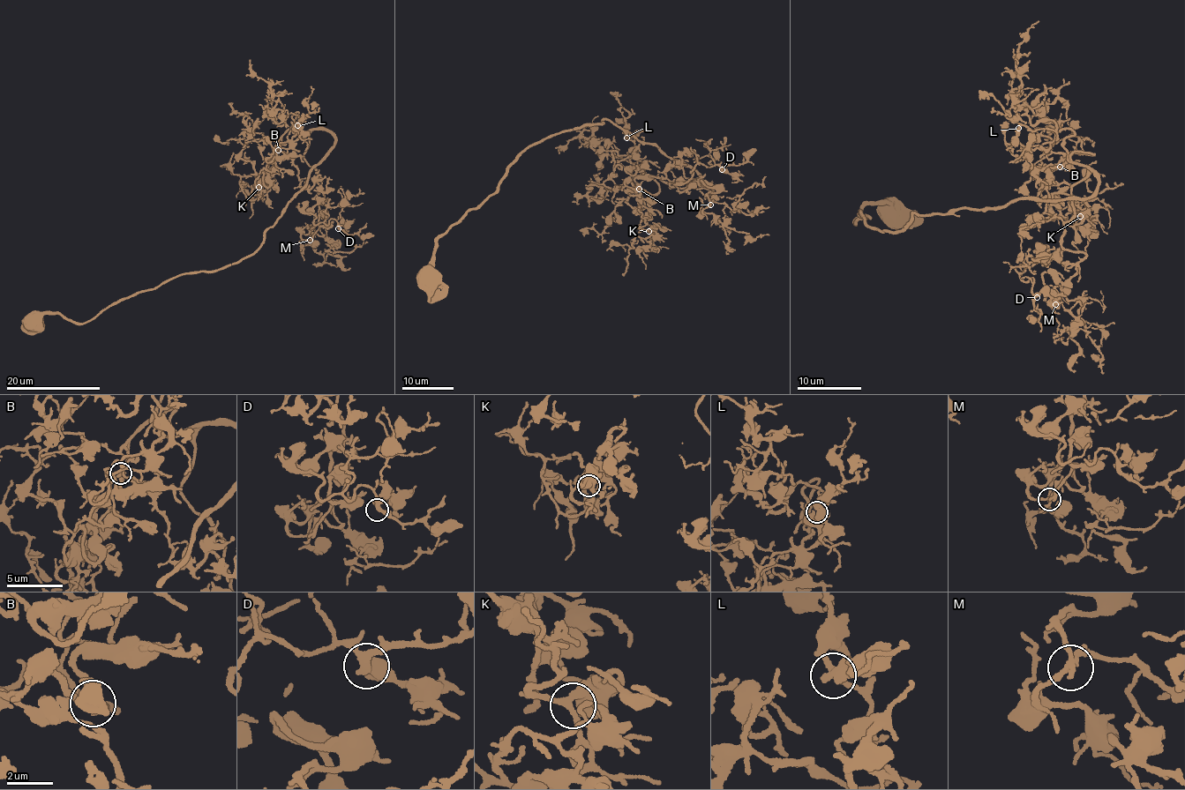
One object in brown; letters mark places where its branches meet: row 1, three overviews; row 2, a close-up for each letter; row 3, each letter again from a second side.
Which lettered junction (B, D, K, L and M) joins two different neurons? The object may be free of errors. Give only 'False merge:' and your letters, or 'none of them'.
False merge: none of them

